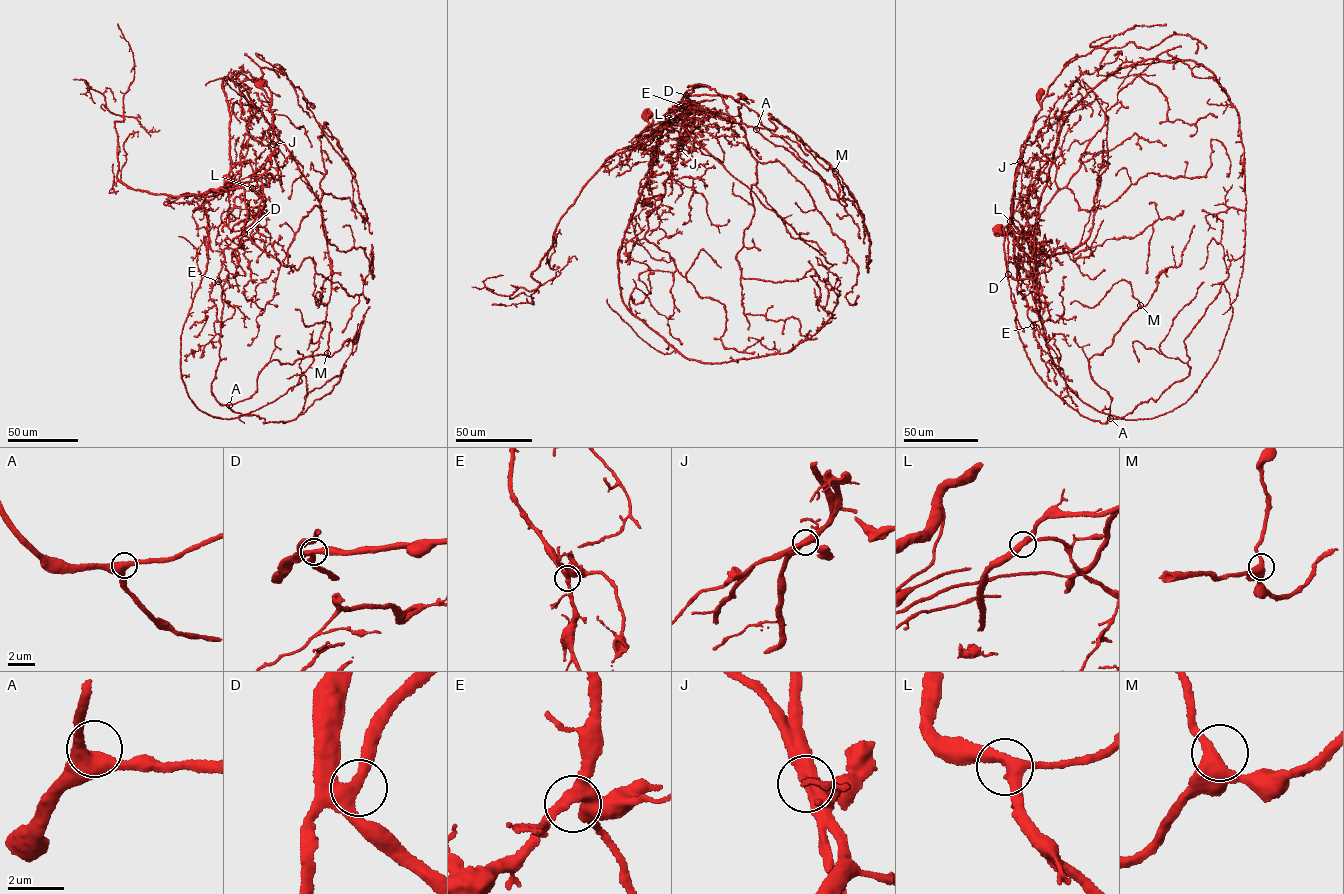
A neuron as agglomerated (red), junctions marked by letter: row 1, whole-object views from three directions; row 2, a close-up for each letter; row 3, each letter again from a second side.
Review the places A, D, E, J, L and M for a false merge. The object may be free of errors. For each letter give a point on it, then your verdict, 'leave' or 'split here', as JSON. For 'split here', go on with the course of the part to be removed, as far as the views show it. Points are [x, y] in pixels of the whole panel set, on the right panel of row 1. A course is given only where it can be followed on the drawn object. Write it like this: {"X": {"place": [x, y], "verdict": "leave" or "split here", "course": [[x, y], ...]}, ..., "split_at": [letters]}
{"A": {"place": [1110, 418], "verdict": "leave"}, "D": {"place": [1008, 274], "verdict": "leave"}, "E": {"place": [1033, 325], "verdict": "leave"}, "J": {"place": [1020, 161], "verdict": "split here", "course": [[1020, 161], [1013, 203], [1017, 166], [1054, 103], [1083, 73], [1093, 73], [1121, 54], [1114, 55]]}, "L": {"place": [1010, 221], "verdict": "leave"}, "M": {"place": [1140, 305], "verdict": "leave"}, "split_at": ["J"]}

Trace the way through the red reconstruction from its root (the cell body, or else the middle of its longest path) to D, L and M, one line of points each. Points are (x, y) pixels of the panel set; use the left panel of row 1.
D: (226, 178), (222, 188), (244, 188), (247, 213), (244, 233)
L: (226, 178), (224, 188), (210, 191), (224, 192), (252, 181), (262, 184), (252, 188)
M: (226, 178), (222, 188), (244, 188), (245, 274), (223, 287), (212, 393), (235, 404), (273, 360), (327, 353)

